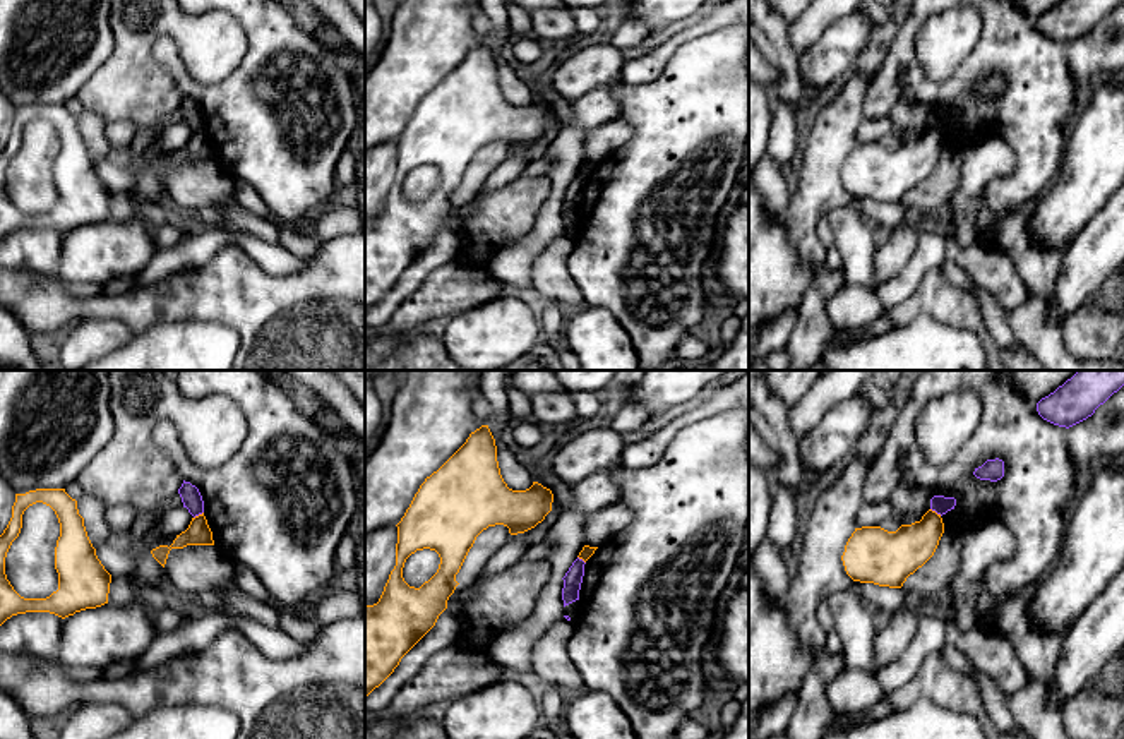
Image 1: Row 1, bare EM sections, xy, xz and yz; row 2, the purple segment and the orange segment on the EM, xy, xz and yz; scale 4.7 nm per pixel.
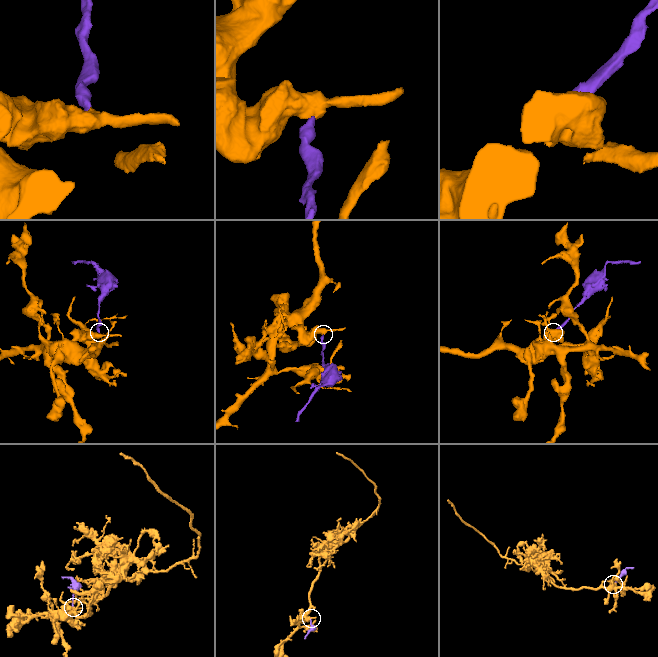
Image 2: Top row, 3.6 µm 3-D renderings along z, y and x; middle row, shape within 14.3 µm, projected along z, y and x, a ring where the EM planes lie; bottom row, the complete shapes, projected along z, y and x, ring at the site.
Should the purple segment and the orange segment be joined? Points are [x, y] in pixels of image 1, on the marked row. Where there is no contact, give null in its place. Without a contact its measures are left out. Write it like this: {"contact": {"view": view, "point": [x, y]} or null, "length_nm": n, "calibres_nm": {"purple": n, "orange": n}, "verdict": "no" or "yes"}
{"contact": {"view": "yz", "point": [936, 511]}, "length_nm": 70, "calibres_nm": {"purple": 90, "orange": 220}, "verdict": "no"}

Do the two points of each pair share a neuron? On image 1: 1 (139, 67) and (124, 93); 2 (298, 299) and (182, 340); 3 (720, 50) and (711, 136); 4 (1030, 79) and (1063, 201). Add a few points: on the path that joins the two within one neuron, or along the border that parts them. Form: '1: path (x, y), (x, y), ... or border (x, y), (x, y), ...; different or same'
1: path (132, 74), (127, 86); same
2: border (184, 319), (230, 326), (239, 335), (239, 352); different
3: path (711, 71), (711, 115); same
4: border (1066, 143), (1058, 179), (1032, 206); different

